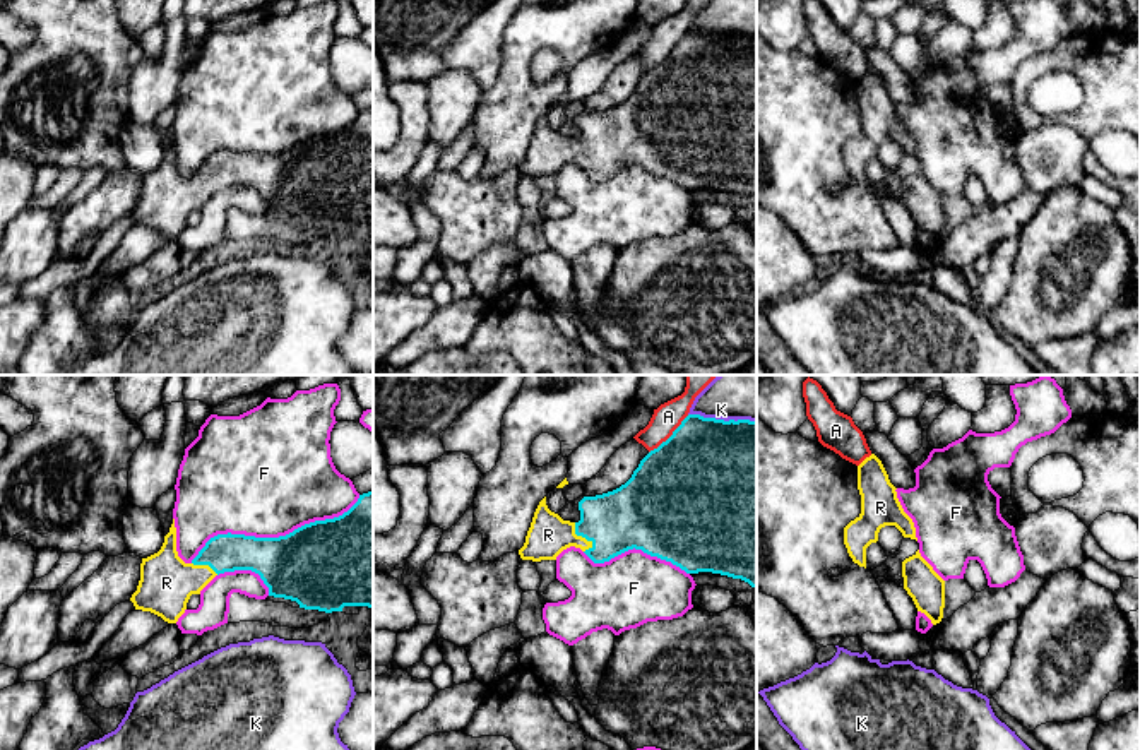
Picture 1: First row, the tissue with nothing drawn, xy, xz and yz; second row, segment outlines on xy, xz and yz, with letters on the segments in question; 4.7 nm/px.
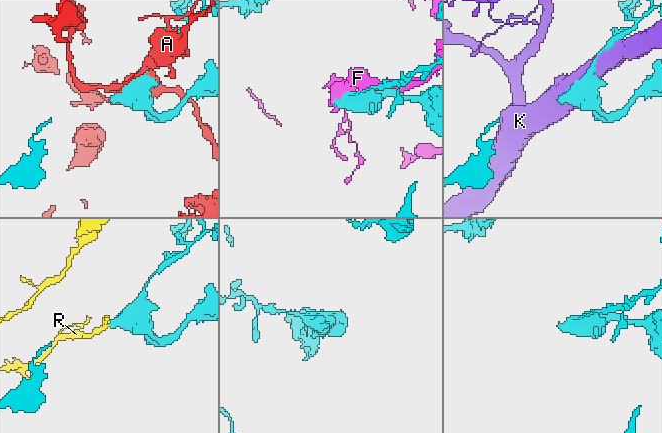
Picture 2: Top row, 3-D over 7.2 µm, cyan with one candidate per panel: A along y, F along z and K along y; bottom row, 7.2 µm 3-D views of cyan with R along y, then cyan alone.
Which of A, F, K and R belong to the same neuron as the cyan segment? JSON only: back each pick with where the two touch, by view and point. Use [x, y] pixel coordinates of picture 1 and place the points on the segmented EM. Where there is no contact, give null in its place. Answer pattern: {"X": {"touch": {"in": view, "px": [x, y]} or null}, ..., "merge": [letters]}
{"R": {"touch": {"in": "xz", "px": [581, 535]}}, "merge": ["R"]}

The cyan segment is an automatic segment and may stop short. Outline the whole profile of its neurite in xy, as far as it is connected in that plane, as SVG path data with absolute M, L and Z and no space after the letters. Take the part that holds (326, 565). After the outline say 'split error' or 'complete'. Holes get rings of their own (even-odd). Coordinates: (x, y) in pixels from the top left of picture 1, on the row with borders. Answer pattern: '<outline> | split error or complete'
M373 491L359 495L342 515L305 524L286 536L217 534L190 563L178 557L173 519L161 550L142 558L140 580L130 601L135 610L176 623L192 594L200 594L216 575L235 570L258 574L269 587L269 596L296 601L305 610L332 613L342 611L344 606L373 608Z | split error

